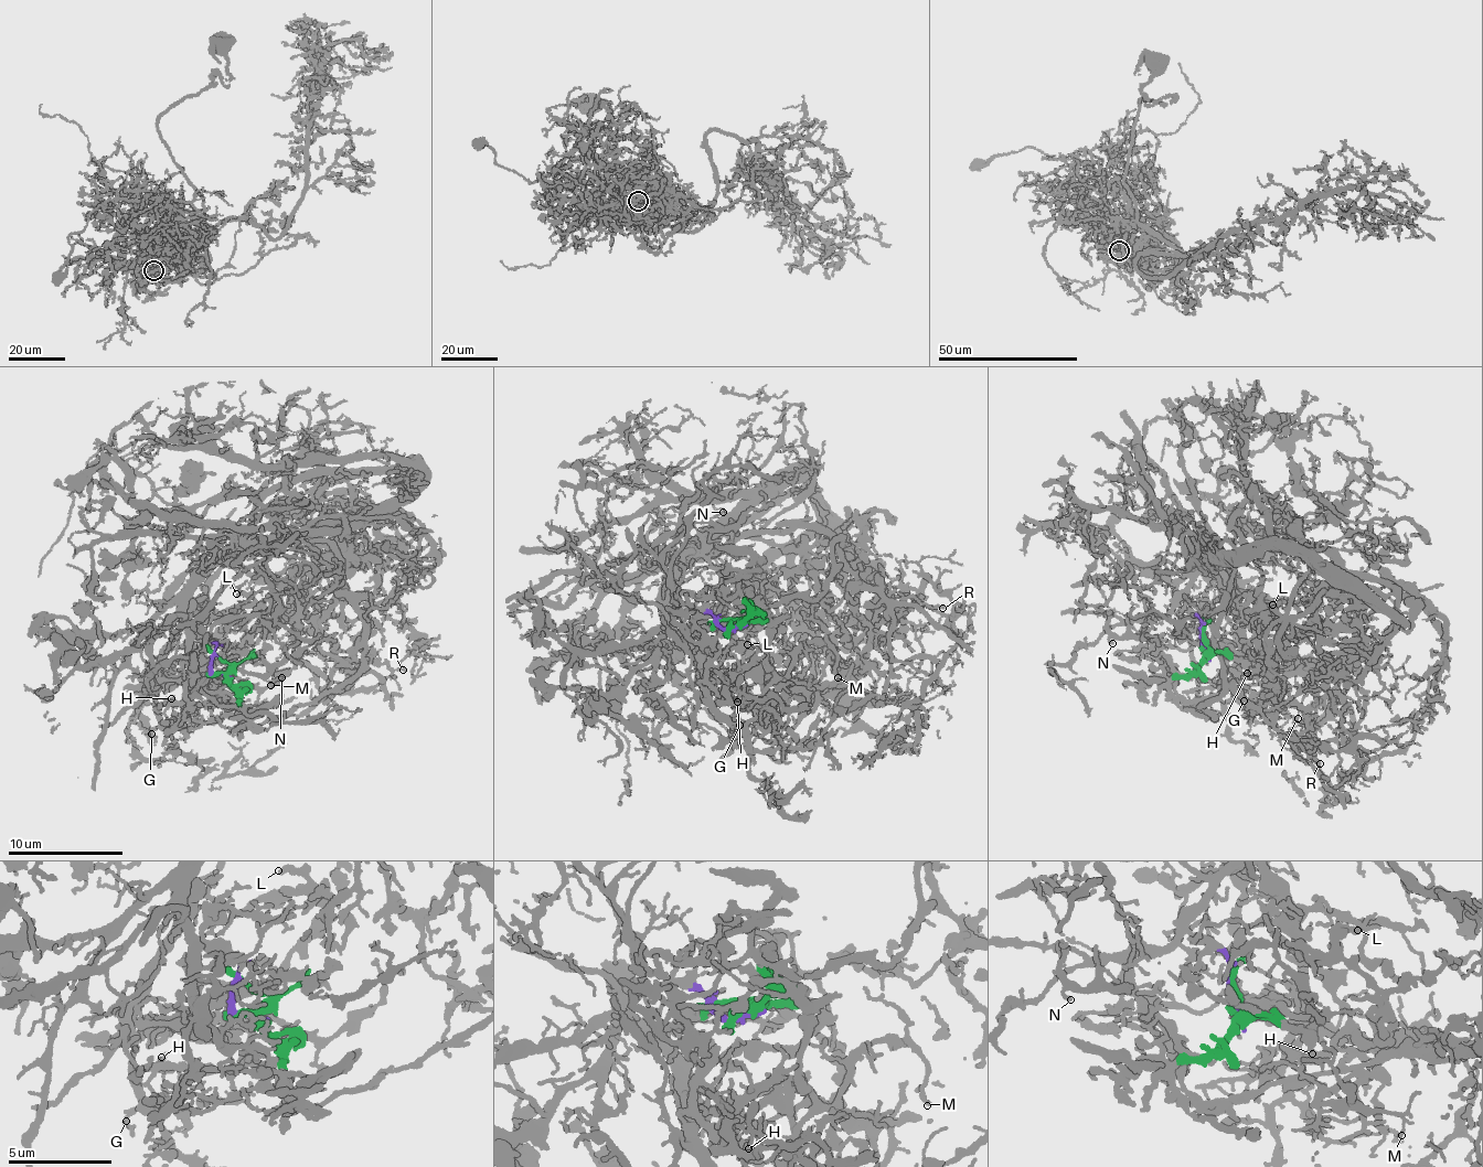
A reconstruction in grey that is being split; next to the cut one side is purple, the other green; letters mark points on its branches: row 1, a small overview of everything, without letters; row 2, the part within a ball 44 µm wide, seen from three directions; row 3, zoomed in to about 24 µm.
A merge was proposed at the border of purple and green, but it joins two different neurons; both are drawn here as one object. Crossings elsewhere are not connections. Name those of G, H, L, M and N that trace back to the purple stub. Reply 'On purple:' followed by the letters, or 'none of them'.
On purple: G, H, M, N

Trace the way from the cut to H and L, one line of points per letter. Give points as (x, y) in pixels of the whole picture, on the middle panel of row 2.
H: (734, 627), (705, 611), (683, 611), (668, 624), (697, 660), (708, 697), (726, 706), (754, 702), (737, 700)
L: (734, 627), (777, 629), (715, 655), (717, 688), (780, 675), (779, 641), (755, 628), (747, 645)

